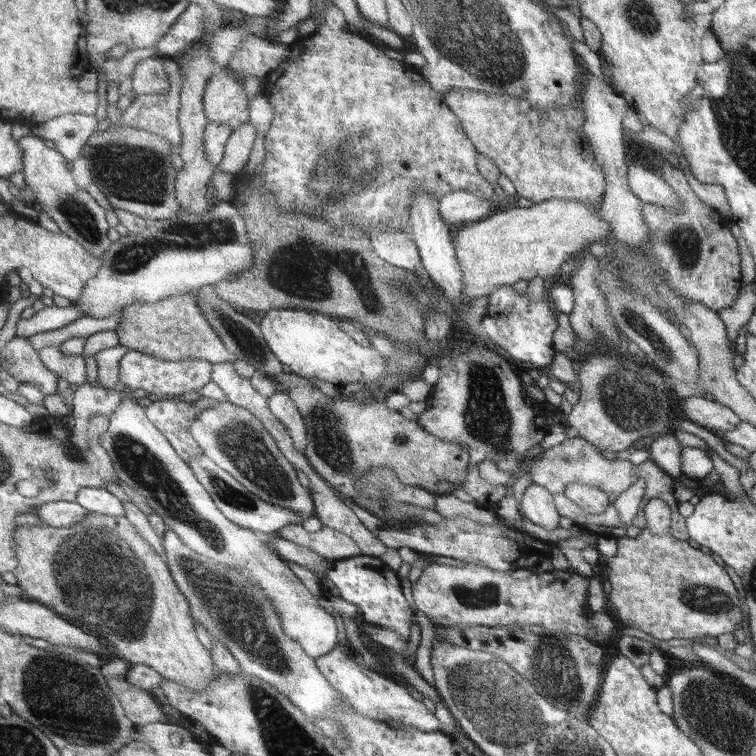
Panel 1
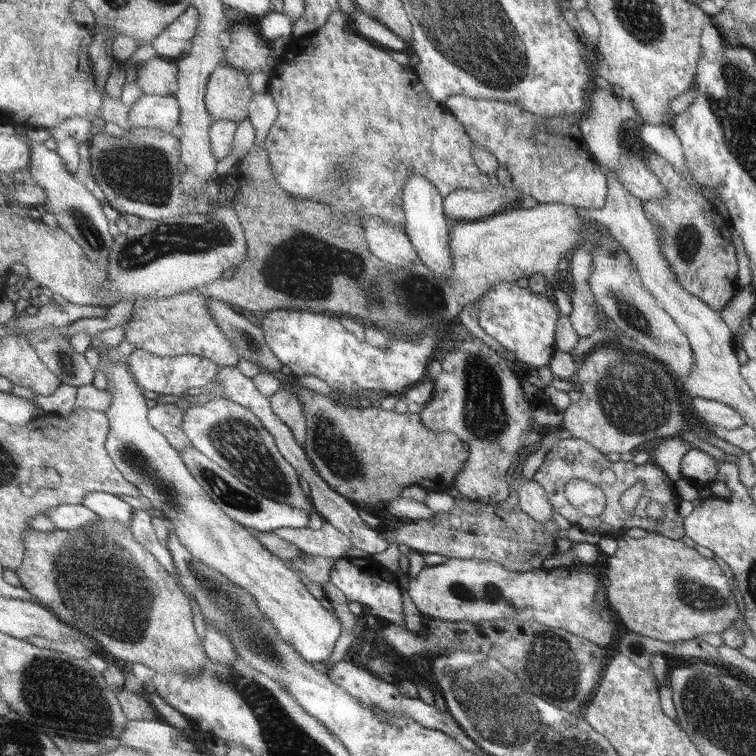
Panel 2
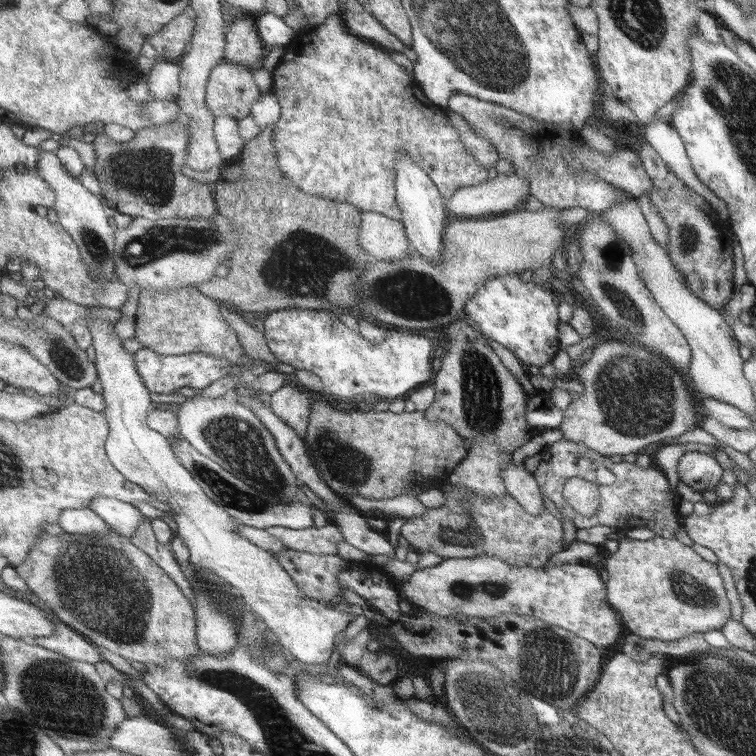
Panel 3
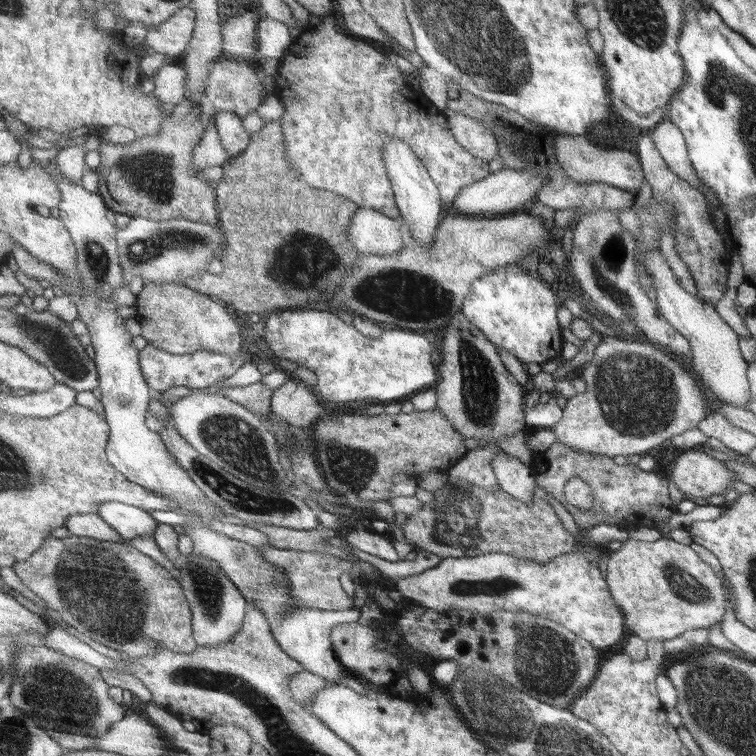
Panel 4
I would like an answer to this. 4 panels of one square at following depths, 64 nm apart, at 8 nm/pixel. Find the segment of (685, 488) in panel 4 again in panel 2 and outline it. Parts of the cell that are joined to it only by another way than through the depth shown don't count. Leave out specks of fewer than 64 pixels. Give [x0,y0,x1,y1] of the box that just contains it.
[681,450,717,488]

